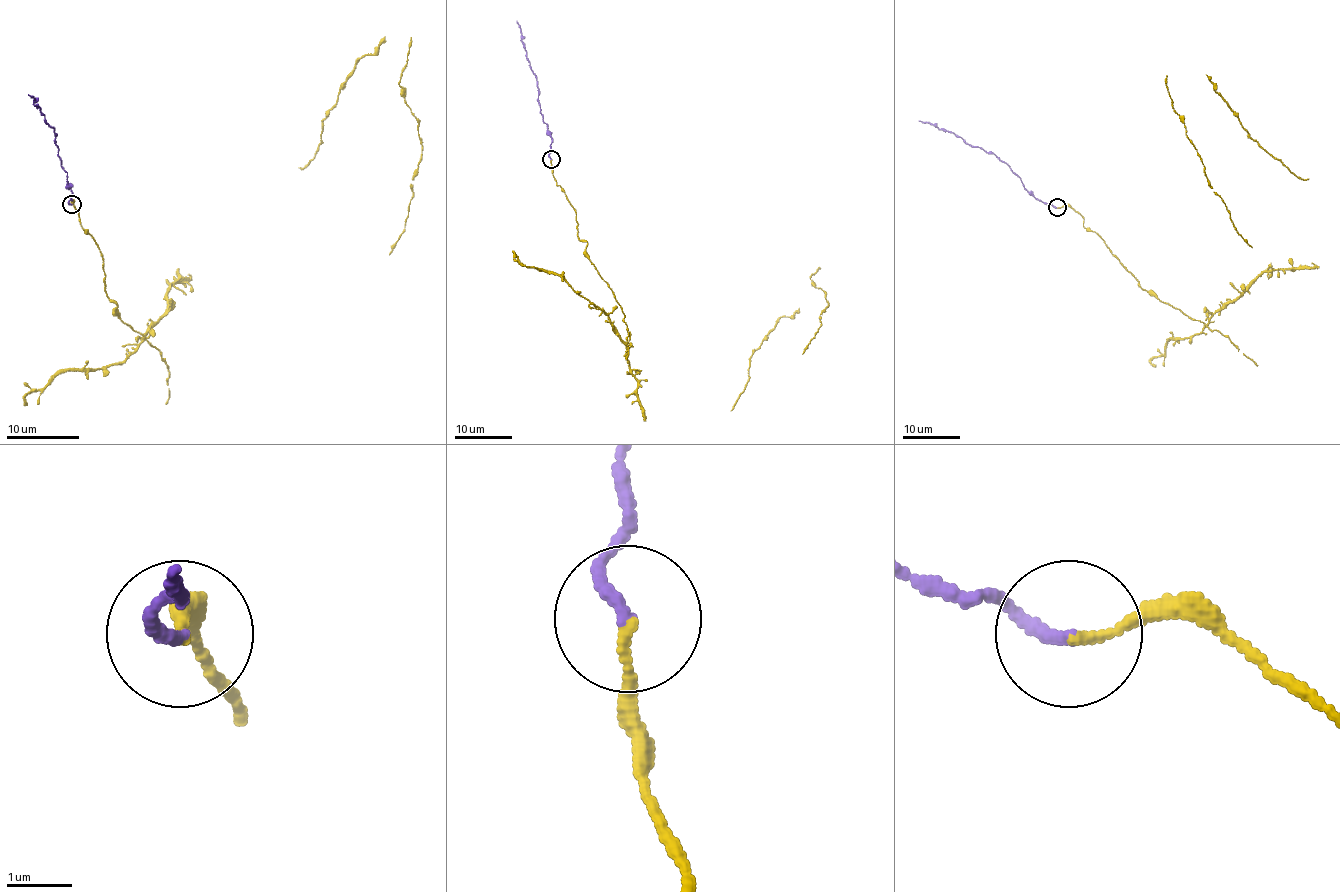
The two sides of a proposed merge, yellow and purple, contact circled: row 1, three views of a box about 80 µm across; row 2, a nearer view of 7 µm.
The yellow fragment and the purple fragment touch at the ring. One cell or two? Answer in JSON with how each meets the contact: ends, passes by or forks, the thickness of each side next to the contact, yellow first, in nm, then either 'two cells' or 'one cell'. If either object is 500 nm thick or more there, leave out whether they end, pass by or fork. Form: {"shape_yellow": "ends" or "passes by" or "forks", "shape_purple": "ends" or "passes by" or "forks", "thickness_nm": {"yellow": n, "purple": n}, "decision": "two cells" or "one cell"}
{"shape_yellow": "ends", "shape_purple": "ends", "thickness_nm": {"yellow": 150, "purple": 190}, "decision": "one cell"}

